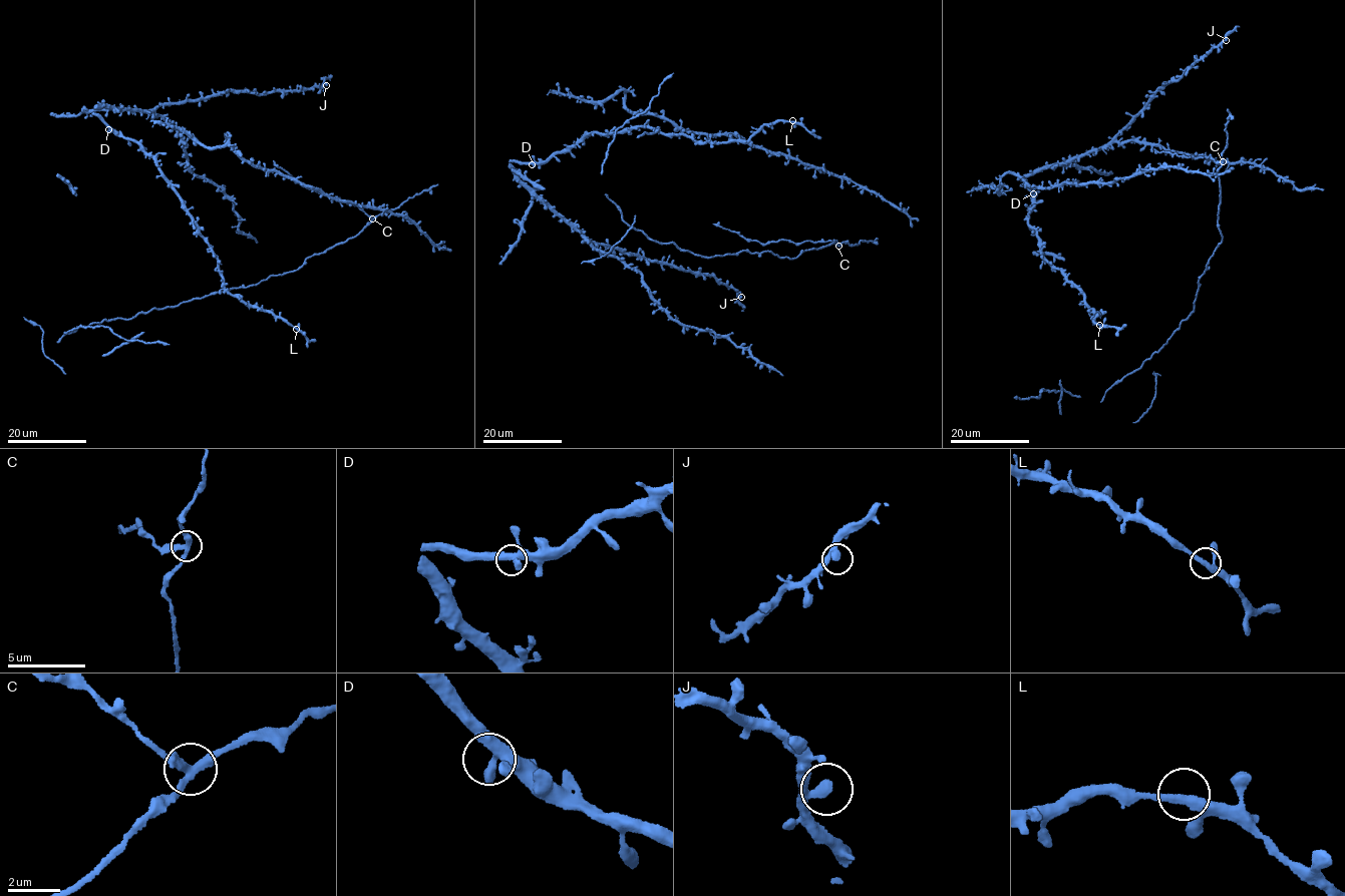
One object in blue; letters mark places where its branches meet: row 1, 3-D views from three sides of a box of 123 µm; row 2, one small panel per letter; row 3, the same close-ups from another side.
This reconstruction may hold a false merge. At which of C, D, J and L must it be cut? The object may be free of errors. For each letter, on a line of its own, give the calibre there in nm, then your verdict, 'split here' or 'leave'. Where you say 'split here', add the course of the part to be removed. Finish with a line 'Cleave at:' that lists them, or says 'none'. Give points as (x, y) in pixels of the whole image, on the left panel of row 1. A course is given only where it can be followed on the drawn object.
C: 300 nm | split here | (372, 217), (347, 201), (295, 182), (273, 160)
D: 380 nm | leave
J: 300 nm | leave
L: 320 nm | leave
Cleave at: C

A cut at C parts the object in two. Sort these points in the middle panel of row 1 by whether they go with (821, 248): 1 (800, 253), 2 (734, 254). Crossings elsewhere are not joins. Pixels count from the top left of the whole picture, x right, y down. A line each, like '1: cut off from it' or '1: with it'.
1: with it
2: with it

